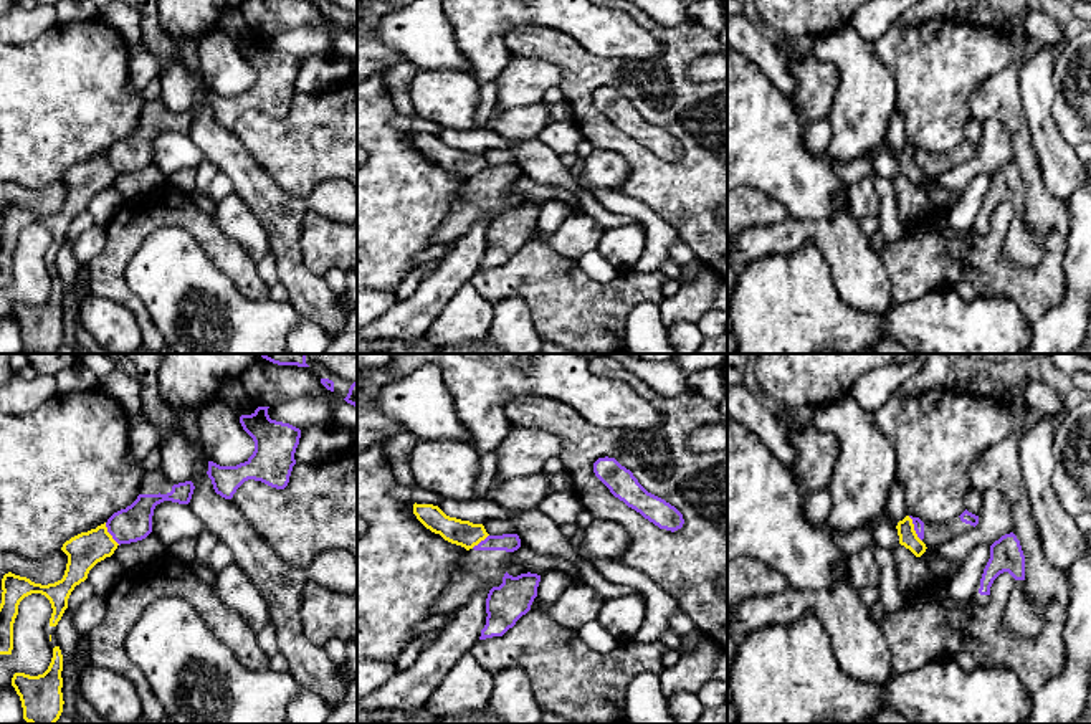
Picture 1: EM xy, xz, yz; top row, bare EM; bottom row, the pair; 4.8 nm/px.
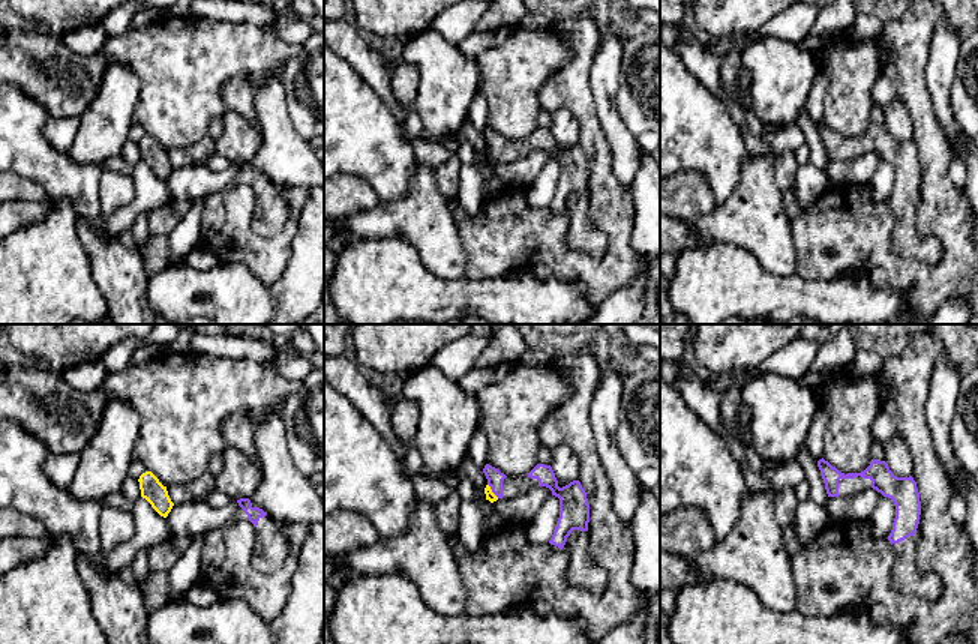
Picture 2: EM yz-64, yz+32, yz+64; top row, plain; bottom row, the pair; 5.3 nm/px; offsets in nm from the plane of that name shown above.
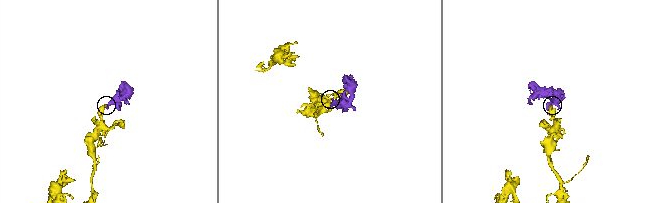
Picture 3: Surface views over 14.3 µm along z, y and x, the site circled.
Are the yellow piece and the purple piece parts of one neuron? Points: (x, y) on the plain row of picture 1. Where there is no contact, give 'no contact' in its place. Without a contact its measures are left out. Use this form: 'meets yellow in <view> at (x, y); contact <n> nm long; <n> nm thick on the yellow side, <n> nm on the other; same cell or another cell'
meets yellow in yz at (913, 159); contact 140 nm long; 90 nm thick on the yellow side, 50 nm on the other; another cell

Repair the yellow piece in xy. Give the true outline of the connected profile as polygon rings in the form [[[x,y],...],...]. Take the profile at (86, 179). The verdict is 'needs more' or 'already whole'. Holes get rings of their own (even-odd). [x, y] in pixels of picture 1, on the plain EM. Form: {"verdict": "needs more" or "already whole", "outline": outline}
{"verdict": "already whole", "outline": [[[104,152],[63,174],[61,180],[68,185],[68,193],[61,210],[41,215],[12,202],[5,203],[2,208],[3,221],[0,233],[0,284],[12,284],[13,253],[18,245],[18,235],[25,226],[31,223],[45,225],[53,238],[50,256],[56,256],[68,238],[68,228],[74,217],[88,208],[89,200],[98,192],[111,187],[117,175]]]}

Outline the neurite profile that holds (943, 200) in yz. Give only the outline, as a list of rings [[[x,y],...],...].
[[[934,187],[927,192],[931,212],[941,212],[949,215],[959,203],[960,193],[949,192],[941,187]]]

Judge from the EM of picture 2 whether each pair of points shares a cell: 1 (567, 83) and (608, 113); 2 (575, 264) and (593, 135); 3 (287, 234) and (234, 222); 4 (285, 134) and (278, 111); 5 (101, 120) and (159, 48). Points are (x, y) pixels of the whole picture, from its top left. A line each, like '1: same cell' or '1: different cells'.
1: different cells
2: same cell
3: same cell
4: same cell
5: different cells

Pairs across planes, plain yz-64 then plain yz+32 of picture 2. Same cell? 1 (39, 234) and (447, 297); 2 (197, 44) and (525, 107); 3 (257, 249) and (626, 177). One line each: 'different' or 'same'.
1: same
2: same
3: different

